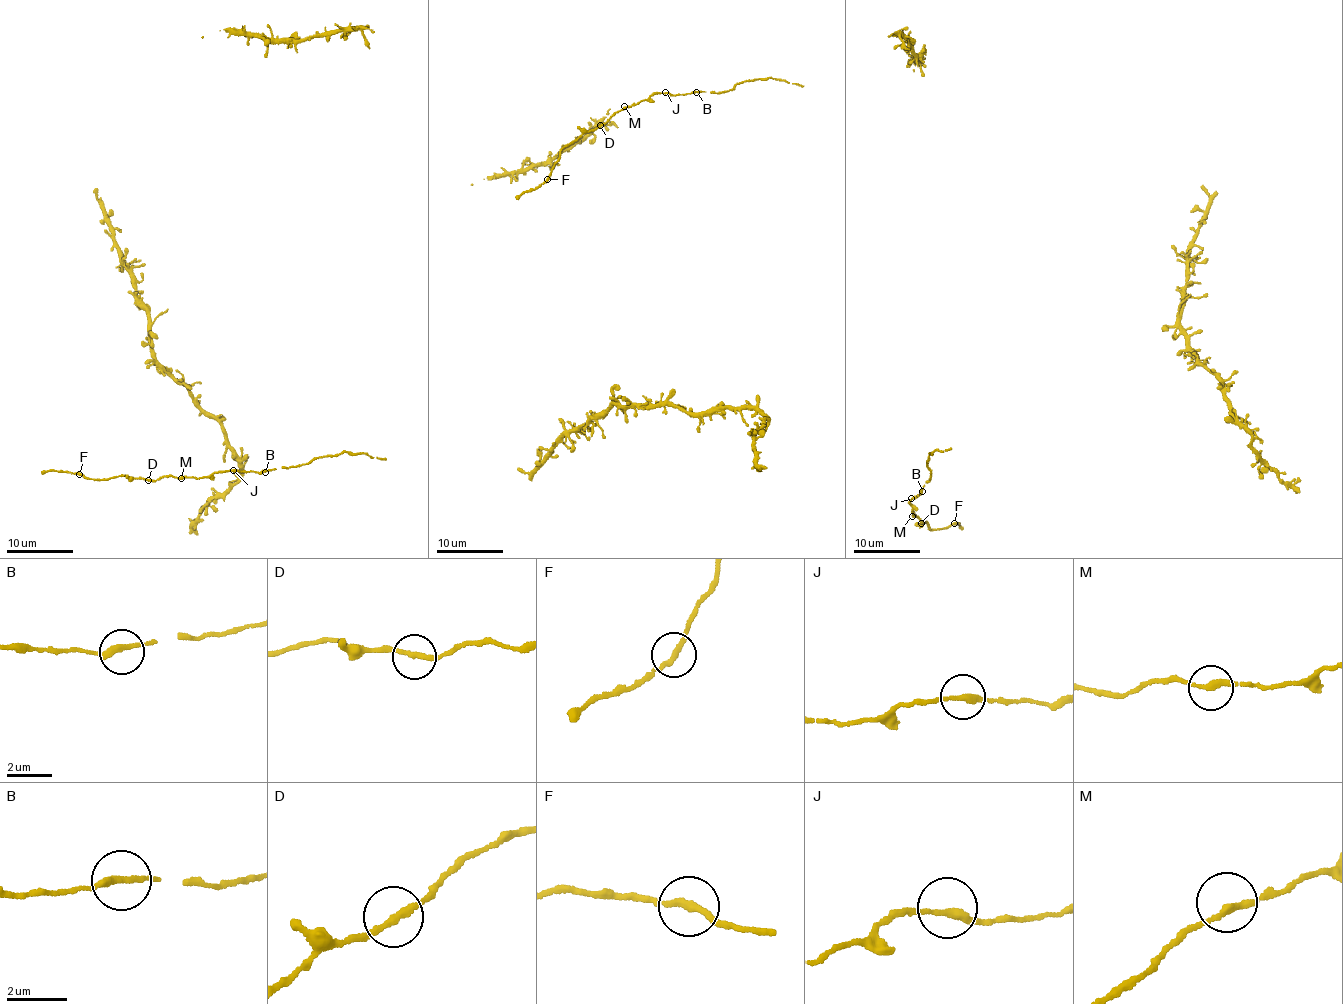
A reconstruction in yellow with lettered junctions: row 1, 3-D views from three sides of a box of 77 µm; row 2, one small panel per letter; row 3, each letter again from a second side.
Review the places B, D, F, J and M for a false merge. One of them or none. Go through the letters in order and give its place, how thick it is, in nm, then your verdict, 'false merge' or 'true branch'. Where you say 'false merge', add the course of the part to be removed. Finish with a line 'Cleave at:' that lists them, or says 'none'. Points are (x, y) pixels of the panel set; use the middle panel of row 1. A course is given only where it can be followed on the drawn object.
B: place (696, 92); calibre 240 nm; true branch
D: place (600, 125); calibre 220 nm; true branch
F: place (547, 179); calibre 220 nm; true branch
J: place (665, 92); calibre 240 nm; true branch
M: place (624, 106); calibre 240 nm; true branch
Cleave at: none

